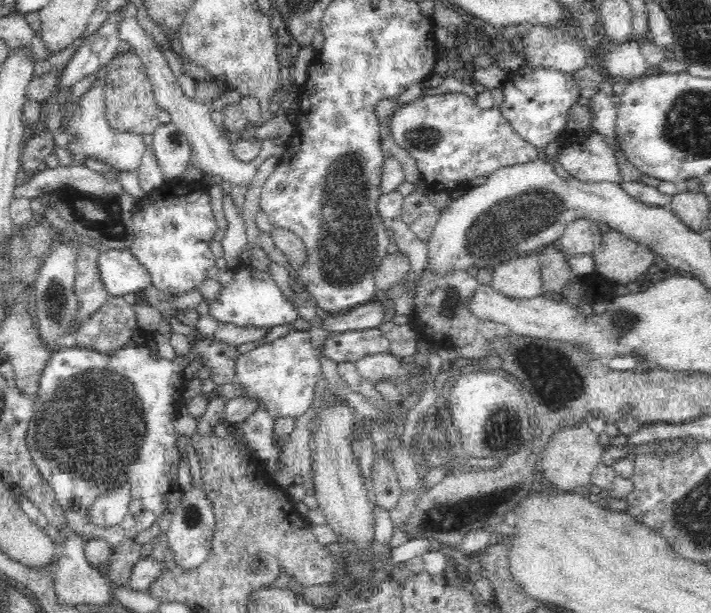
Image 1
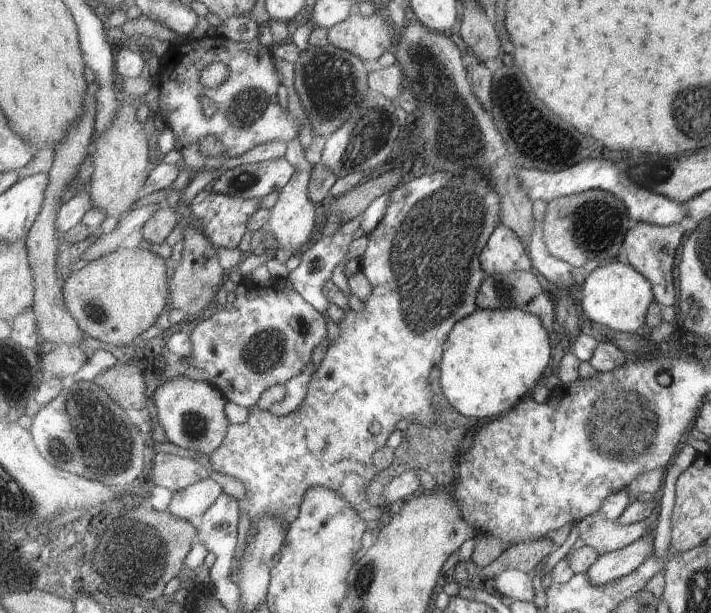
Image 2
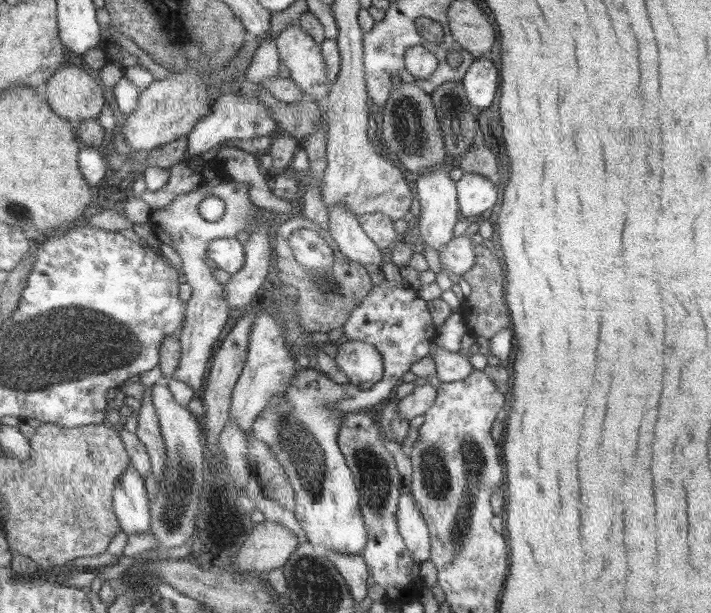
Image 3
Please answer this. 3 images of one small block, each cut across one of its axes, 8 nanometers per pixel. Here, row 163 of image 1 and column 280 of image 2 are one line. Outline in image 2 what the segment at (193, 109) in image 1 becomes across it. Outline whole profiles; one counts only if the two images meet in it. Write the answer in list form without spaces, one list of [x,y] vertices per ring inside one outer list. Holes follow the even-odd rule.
[[[301,162],[299,164],[299,174],[297,178],[293,178],[283,190],[279,190],[279,196],[277,196],[277,204],[269,210],[269,222],[267,222],[267,228],[281,240],[281,250],[277,250],[275,254],[275,260],[285,264],[287,260],[291,260],[291,252],[299,250],[303,252],[305,250],[305,244],[309,244],[313,232],[315,232],[315,226],[317,226],[317,214],[319,210],[315,210],[315,202],[311,200],[311,174],[313,174],[313,164],[307,164],[307,162]]]

